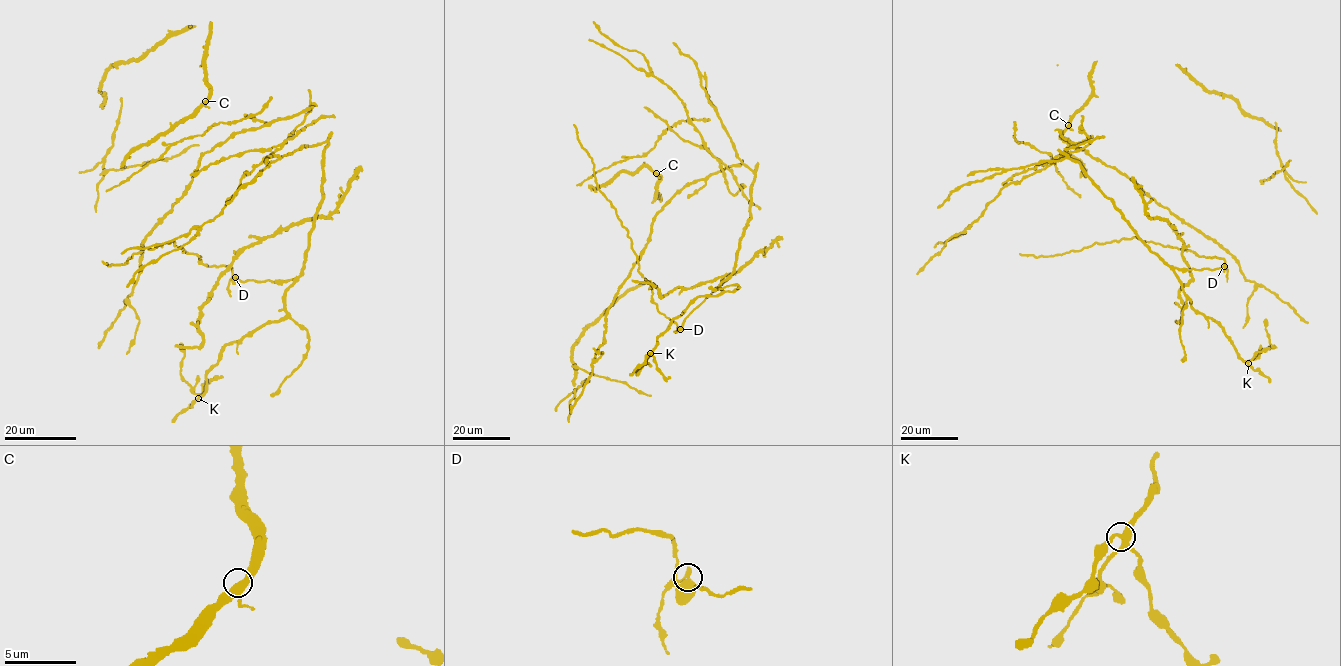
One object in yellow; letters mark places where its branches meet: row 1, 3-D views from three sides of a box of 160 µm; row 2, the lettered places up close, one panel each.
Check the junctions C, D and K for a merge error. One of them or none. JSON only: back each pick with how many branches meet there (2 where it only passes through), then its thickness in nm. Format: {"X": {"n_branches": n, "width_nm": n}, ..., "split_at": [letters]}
{"D": {"n_branches": 3, "width_nm": 380}, "split_at": ["D"]}

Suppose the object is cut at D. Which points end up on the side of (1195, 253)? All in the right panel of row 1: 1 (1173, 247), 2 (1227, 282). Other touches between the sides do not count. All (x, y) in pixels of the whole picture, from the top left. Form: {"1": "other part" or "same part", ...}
{"1": "same part", "2": "same part"}

